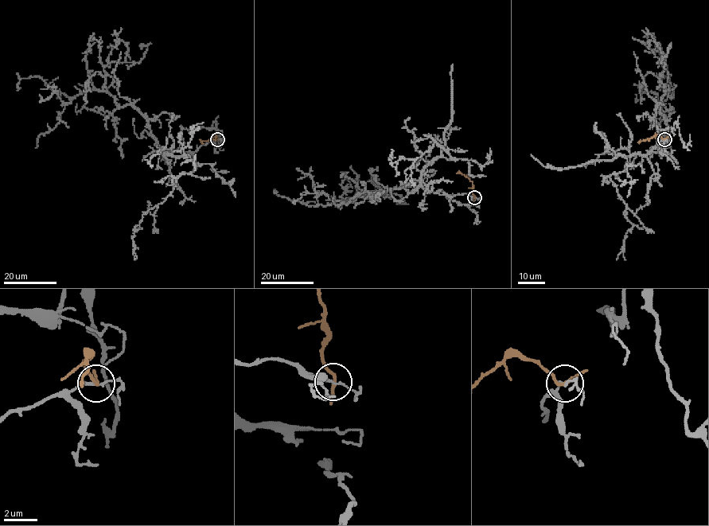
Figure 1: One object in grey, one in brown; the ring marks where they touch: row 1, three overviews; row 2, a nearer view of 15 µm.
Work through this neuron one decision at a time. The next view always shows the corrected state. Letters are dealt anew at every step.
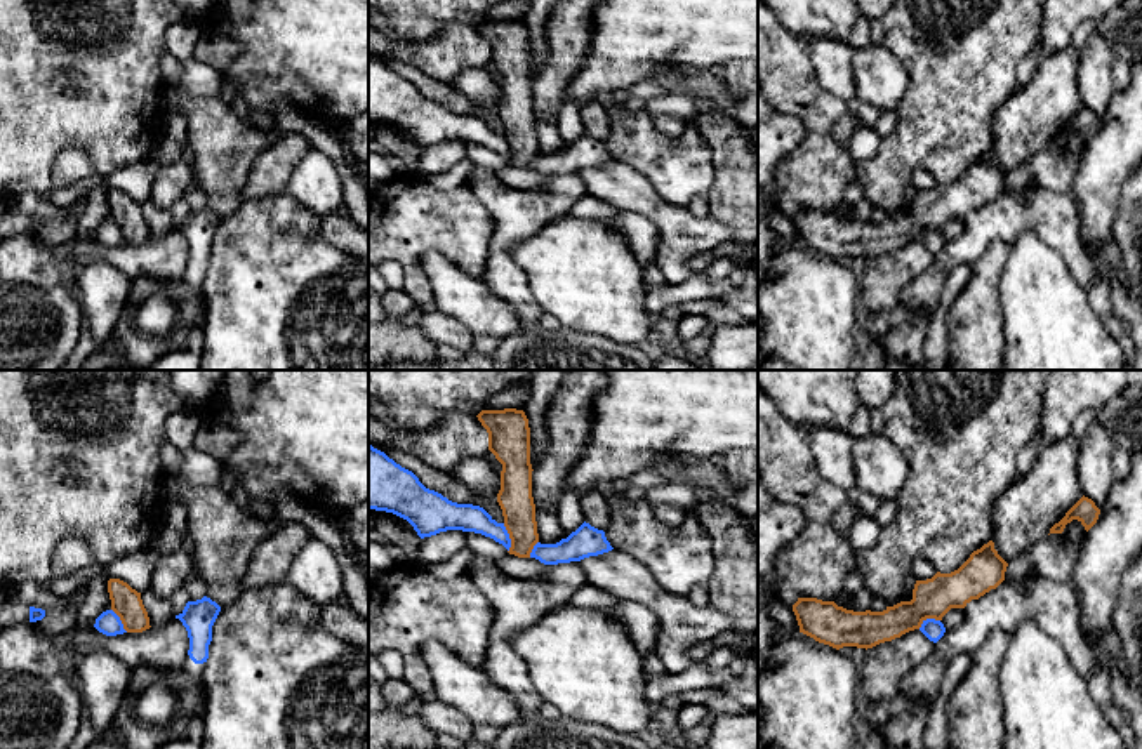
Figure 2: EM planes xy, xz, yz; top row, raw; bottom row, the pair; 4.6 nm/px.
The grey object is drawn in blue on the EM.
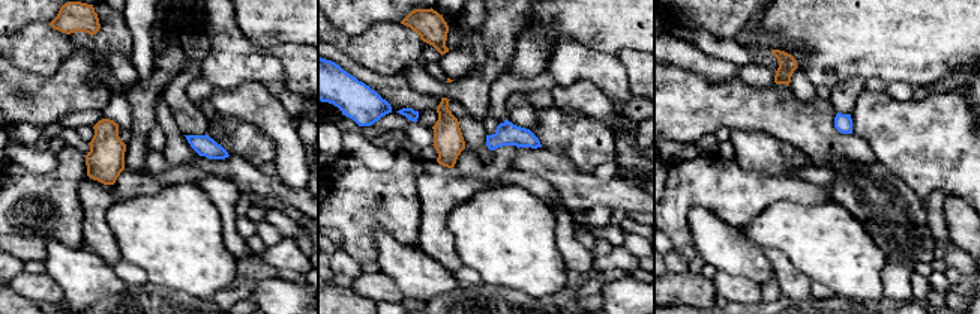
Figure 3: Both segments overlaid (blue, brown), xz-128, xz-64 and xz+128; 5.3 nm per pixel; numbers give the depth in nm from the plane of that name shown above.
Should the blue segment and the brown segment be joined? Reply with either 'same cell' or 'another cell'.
another cell

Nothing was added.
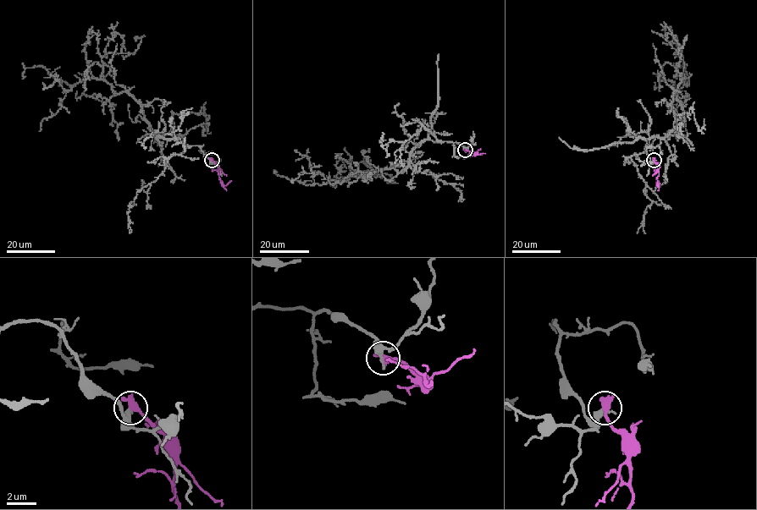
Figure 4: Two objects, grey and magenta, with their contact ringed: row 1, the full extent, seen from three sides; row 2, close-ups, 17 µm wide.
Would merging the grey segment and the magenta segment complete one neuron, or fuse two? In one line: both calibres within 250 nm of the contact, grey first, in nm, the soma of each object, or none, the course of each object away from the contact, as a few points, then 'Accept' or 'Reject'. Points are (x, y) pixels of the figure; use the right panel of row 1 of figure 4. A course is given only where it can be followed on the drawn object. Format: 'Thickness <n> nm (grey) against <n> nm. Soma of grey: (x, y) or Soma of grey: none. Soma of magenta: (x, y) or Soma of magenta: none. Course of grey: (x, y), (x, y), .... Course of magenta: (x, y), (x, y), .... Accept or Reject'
Thickness 400 nm (grey) against 550 nm. Soma of grey: none. Soma of magenta: none. Course of grey: (654, 160), (643, 138), (664, 137), (674, 128), (672, 95), (681, 79), (688, 84), (684, 66), (676, 79). Course of magenta: (654, 160), (658, 168), (657, 181). Reject

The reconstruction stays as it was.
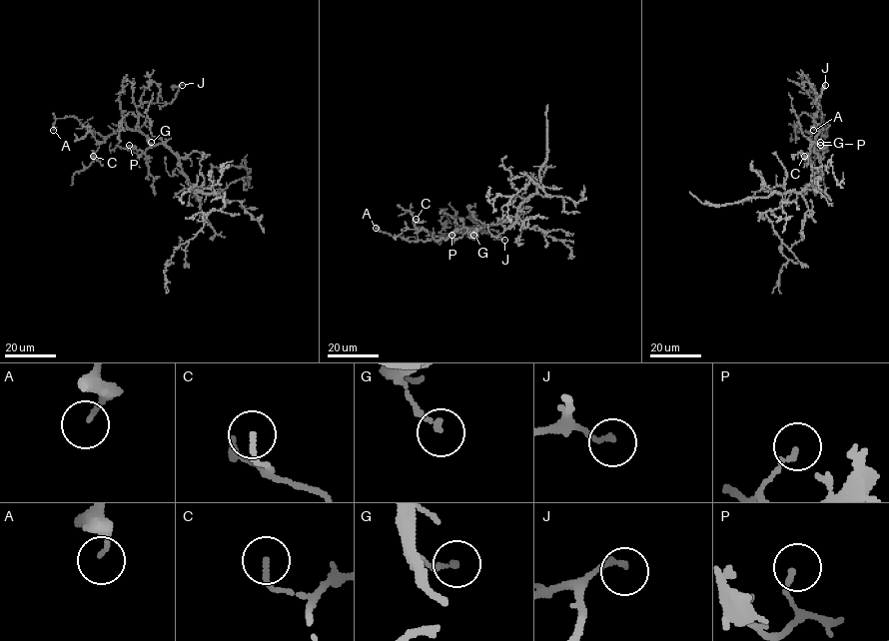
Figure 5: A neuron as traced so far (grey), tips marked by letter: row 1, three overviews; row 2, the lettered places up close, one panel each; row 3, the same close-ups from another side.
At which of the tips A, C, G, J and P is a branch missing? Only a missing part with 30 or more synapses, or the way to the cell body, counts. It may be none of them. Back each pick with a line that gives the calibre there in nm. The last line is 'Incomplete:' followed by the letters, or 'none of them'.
Incomplete: none of them

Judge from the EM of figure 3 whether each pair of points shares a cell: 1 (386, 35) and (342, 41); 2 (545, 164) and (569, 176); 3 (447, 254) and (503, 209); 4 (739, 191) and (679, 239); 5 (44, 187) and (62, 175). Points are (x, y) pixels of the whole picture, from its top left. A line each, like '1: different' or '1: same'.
1: same
2: same
3: different
4: same
5: same

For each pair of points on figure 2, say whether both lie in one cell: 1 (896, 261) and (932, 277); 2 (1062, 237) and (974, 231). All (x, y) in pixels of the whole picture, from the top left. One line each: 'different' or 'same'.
1: different
2: same

